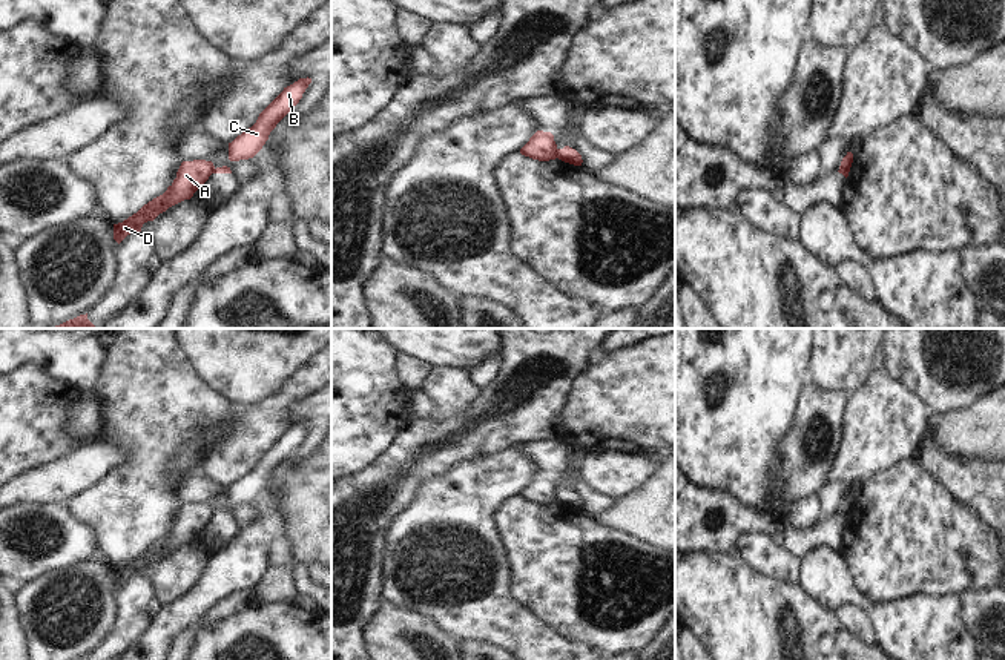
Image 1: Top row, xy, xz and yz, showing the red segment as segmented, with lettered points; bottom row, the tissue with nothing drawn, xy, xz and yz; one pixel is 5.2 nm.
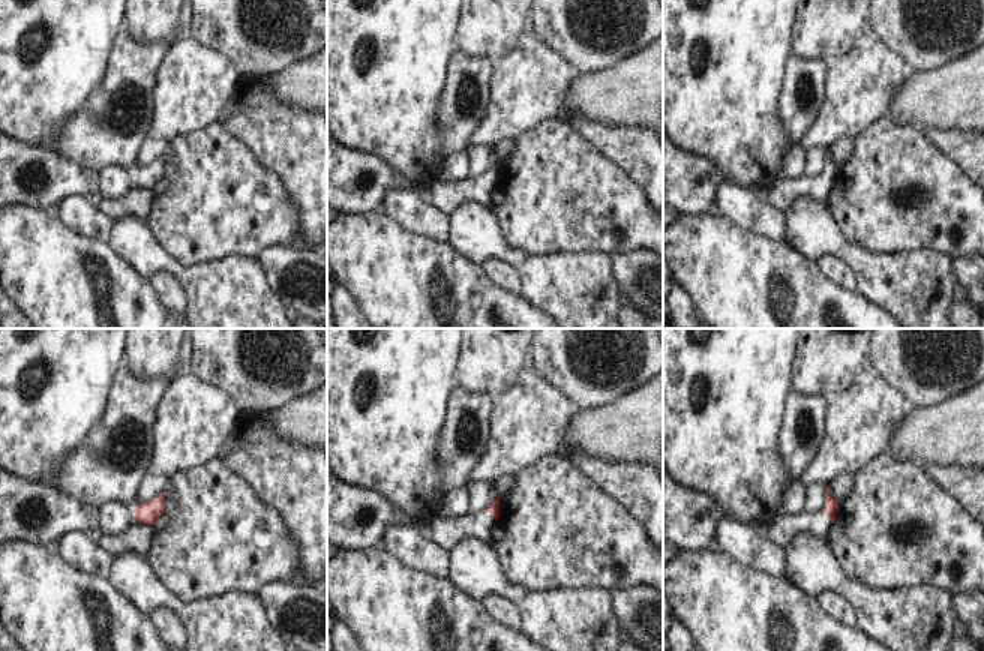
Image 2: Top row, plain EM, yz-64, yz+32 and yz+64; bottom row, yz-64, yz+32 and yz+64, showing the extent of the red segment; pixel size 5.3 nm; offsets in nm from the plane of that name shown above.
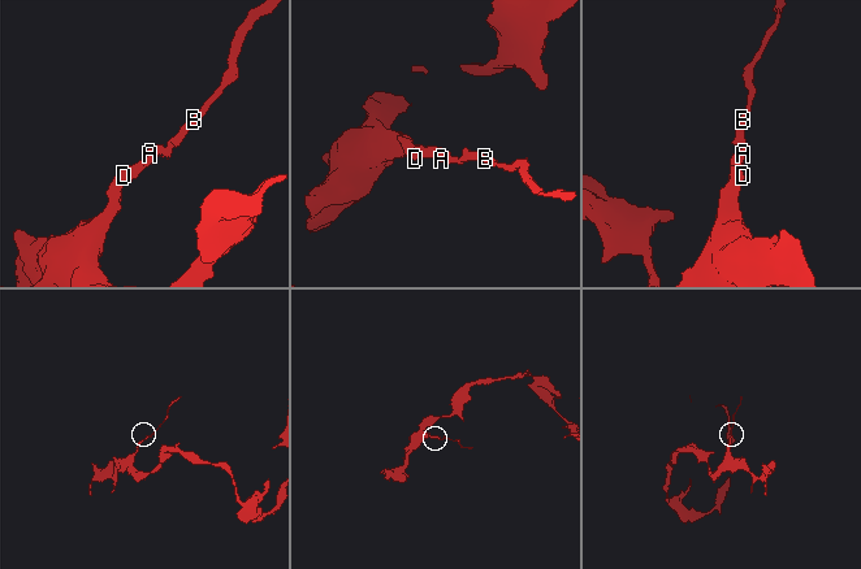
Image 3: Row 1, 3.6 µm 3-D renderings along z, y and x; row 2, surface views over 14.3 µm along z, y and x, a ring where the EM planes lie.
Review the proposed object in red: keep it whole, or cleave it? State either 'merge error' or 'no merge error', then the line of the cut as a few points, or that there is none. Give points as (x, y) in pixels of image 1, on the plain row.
merge error; cut in xz along (556, 493), (557, 501)

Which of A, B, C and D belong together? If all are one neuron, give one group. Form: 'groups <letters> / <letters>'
groups A D / B C

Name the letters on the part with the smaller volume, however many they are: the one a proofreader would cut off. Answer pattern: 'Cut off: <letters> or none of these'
Cut off: B, C

